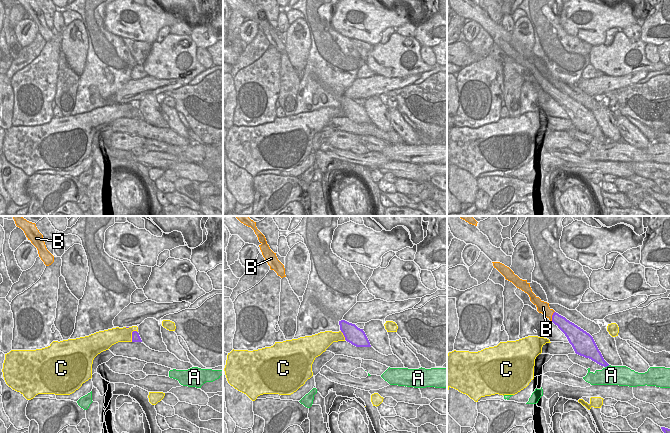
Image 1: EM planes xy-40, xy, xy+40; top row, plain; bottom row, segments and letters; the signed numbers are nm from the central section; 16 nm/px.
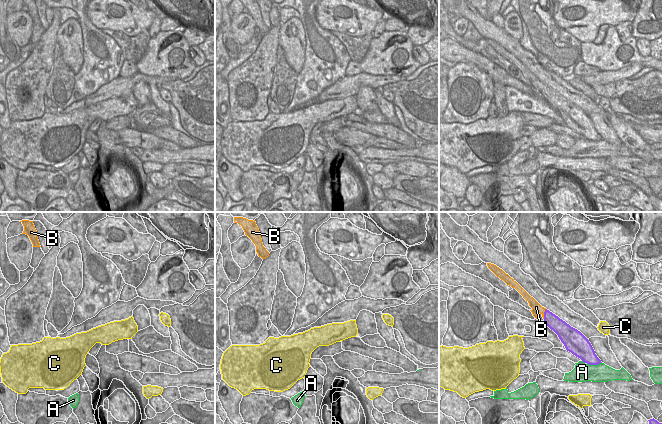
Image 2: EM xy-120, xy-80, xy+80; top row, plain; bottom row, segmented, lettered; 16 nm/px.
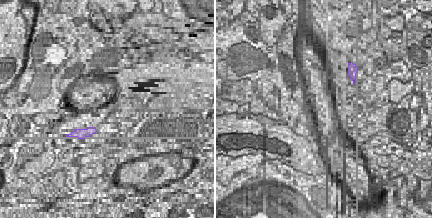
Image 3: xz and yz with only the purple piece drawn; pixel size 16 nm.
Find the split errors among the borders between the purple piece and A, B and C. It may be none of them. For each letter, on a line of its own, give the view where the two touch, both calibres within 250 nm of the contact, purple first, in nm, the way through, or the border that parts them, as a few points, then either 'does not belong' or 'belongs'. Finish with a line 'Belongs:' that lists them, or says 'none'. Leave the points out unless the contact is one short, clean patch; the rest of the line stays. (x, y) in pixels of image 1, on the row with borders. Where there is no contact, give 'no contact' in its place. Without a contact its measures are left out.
A: xy+40 | 200/320 nm | does not belong
B: xy+40 | 200/190 nm | belongs
C: xy-40 | 130/240 nm | along xy-40 (136, 330), (131, 334), (131, 341) | does not belong
Belongs: B

